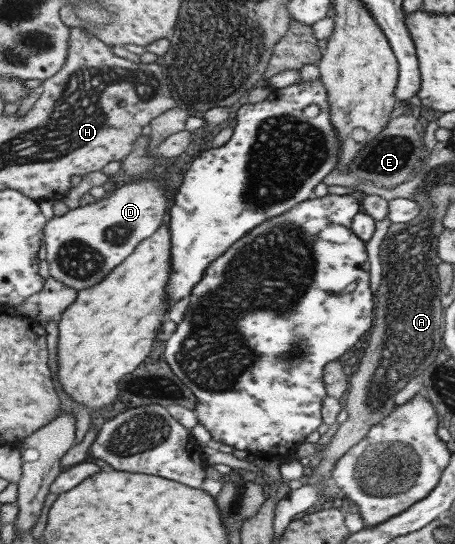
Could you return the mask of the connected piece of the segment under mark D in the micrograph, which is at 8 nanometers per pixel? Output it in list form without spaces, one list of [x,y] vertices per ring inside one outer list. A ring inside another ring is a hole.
[[[161,179],[131,180],[91,205],[77,206],[47,220],[40,233],[48,275],[71,289],[87,289],[99,283],[133,248],[163,223],[167,189]]]

